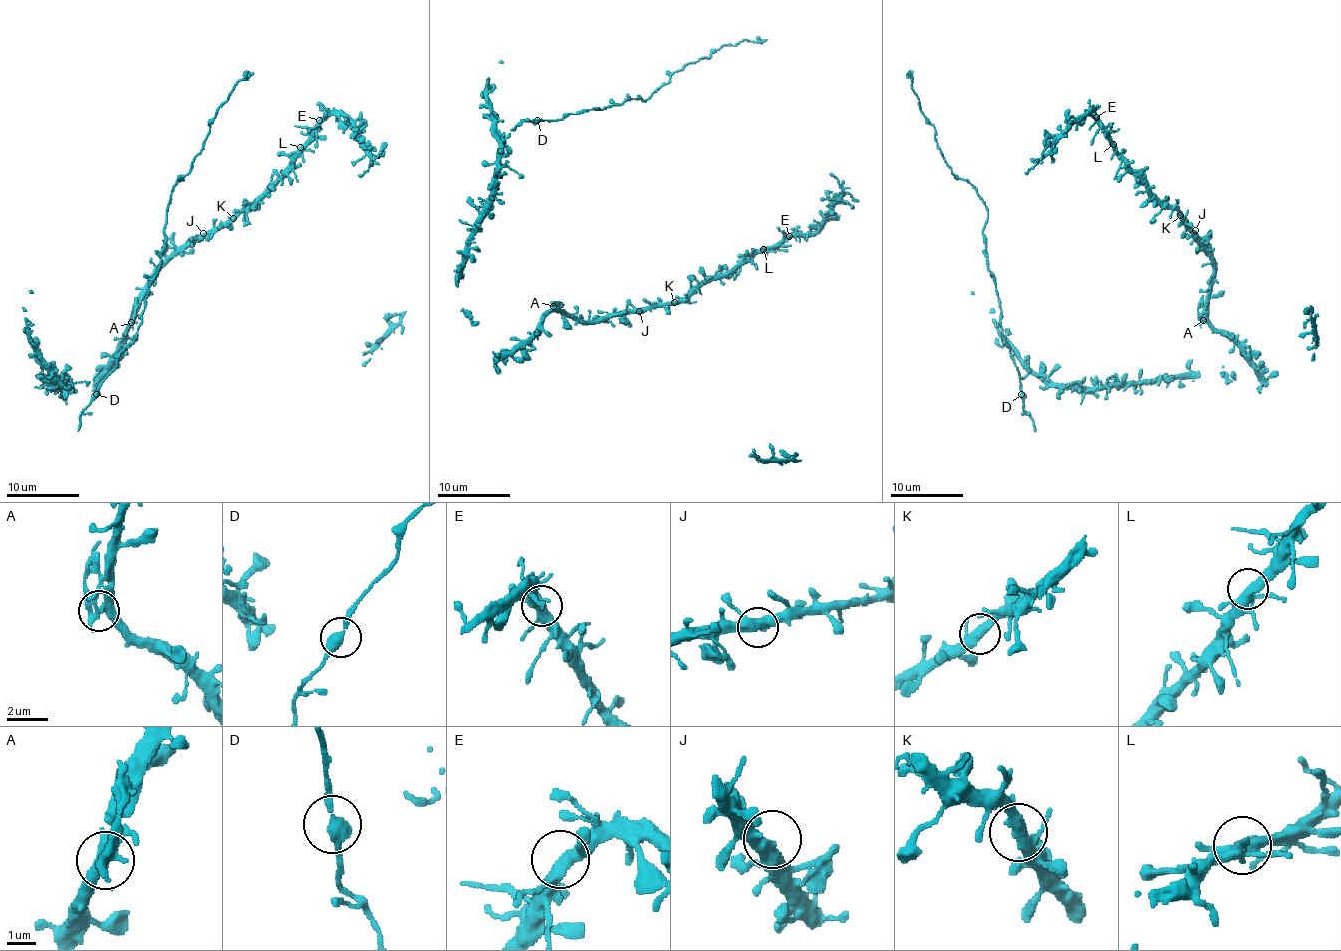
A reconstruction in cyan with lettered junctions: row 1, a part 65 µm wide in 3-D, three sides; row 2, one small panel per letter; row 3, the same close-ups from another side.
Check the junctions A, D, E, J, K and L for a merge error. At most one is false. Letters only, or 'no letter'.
A

